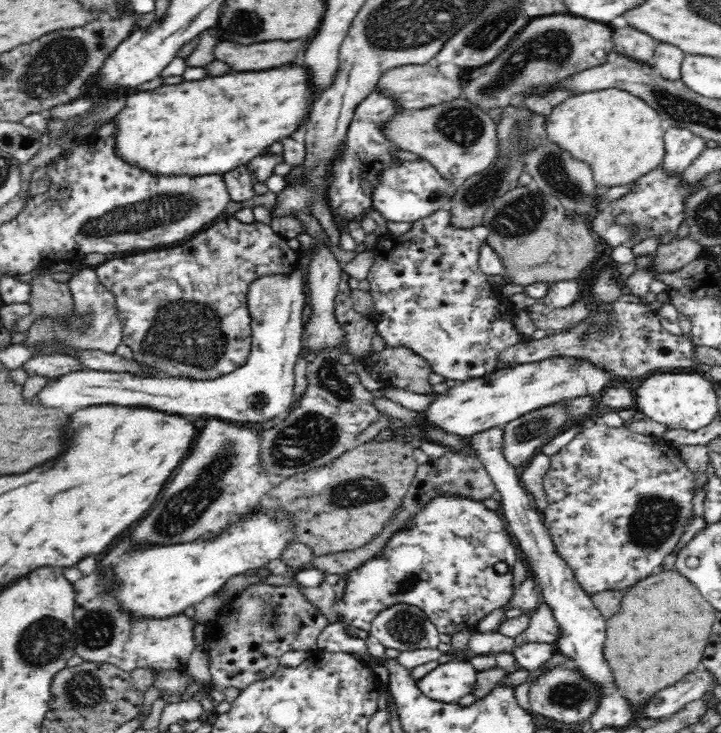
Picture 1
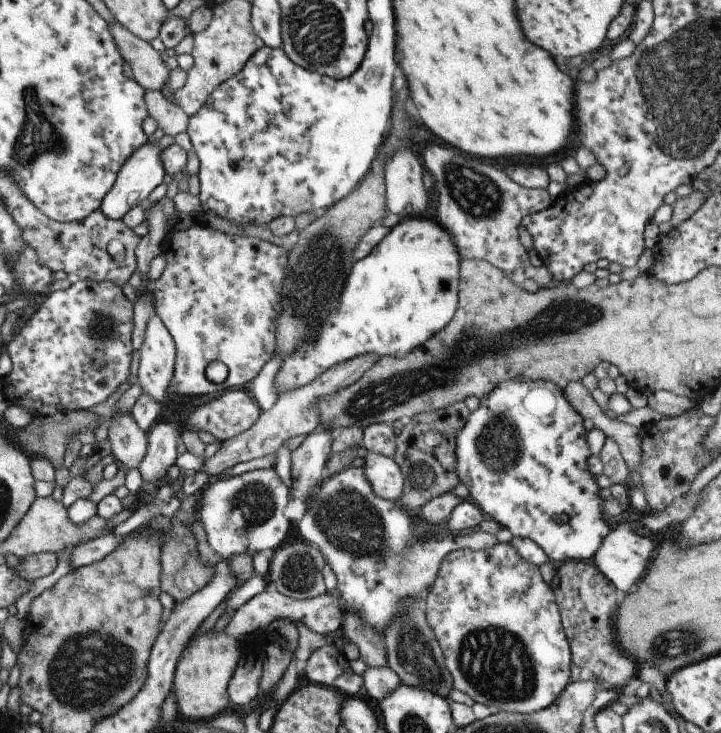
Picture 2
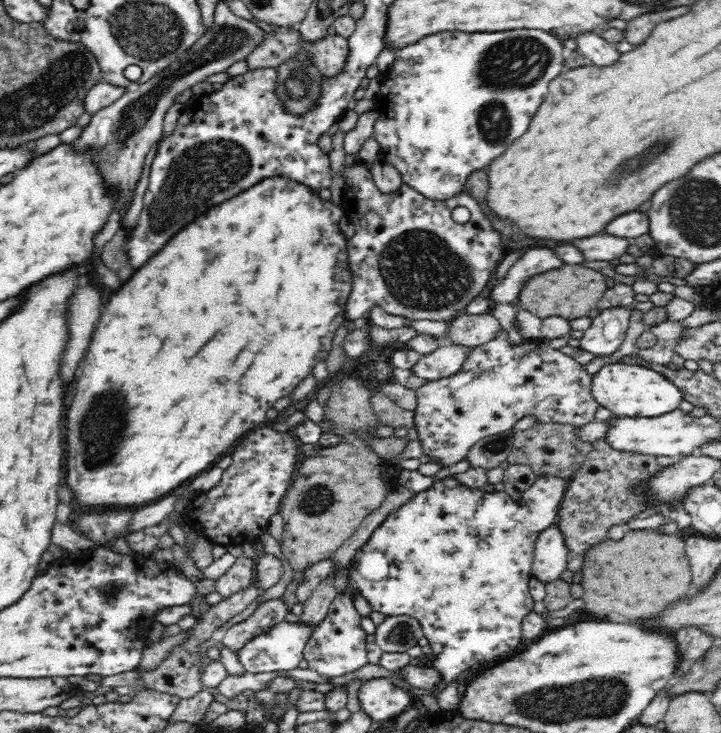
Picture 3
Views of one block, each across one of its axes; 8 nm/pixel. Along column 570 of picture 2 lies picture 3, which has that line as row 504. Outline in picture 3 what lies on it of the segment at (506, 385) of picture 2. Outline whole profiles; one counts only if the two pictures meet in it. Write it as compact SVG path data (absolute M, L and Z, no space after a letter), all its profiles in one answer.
M556 476L540 477L525 491L523 498L514 501L505 491L485 492L484 489L471 490L461 486L455 478L444 478L441 482L436 482L436 484L434 483L433 486L430 486L426 492L416 494L412 500L401 506L400 510L390 514L390 518L372 534L370 540L354 555L350 569L350 588L348 588L348 593L345 594L350 596L350 593L360 591L373 610L381 612L385 616L408 615L418 620L423 628L423 634L428 638L429 645L433 651L432 667L440 675L440 680L436 682L435 688L430 690L430 695L434 698L438 698L438 694L448 686L453 678L462 674L464 670L486 665L486 660L496 660L500 656L506 656L510 650L520 646L522 620L526 618L528 612L533 610L535 602L529 592L528 580L535 553L535 542L540 532L546 531L546 528L557 523L560 503L567 490L567 484L567 480Z

